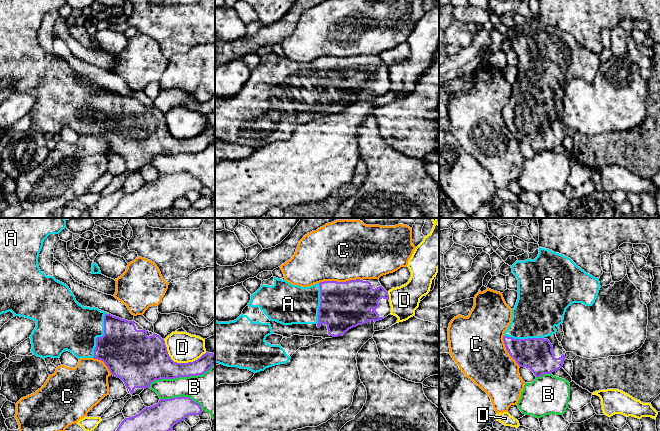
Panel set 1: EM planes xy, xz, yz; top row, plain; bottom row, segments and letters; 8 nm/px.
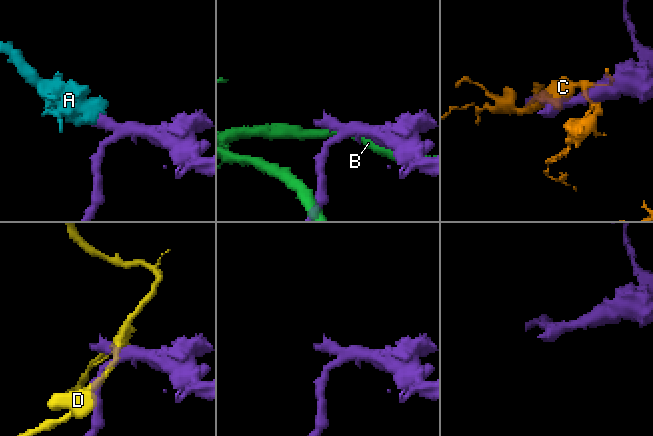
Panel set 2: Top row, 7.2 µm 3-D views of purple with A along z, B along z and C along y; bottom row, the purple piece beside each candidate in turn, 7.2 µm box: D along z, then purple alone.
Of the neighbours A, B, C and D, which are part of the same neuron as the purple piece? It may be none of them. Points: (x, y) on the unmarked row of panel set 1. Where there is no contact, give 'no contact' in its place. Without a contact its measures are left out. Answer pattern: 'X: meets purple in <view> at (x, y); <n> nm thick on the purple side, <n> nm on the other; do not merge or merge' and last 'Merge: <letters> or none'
A: meets purple in xy at (100, 113); 400 nm thick on the purple side, 380 nm on the other; merge
B: meets purple in xy at (180, 152); 280 nm thick on the purple side, 260 nm on the other; do not merge
C: meets purple in xz at (340, 58); 380 nm thick on the purple side, 460 nm on the other; do not merge
D: meets purple in xy at (179, 139); 340 nm thick on the purple side, 240 nm on the other; do not merge
Merge: A

